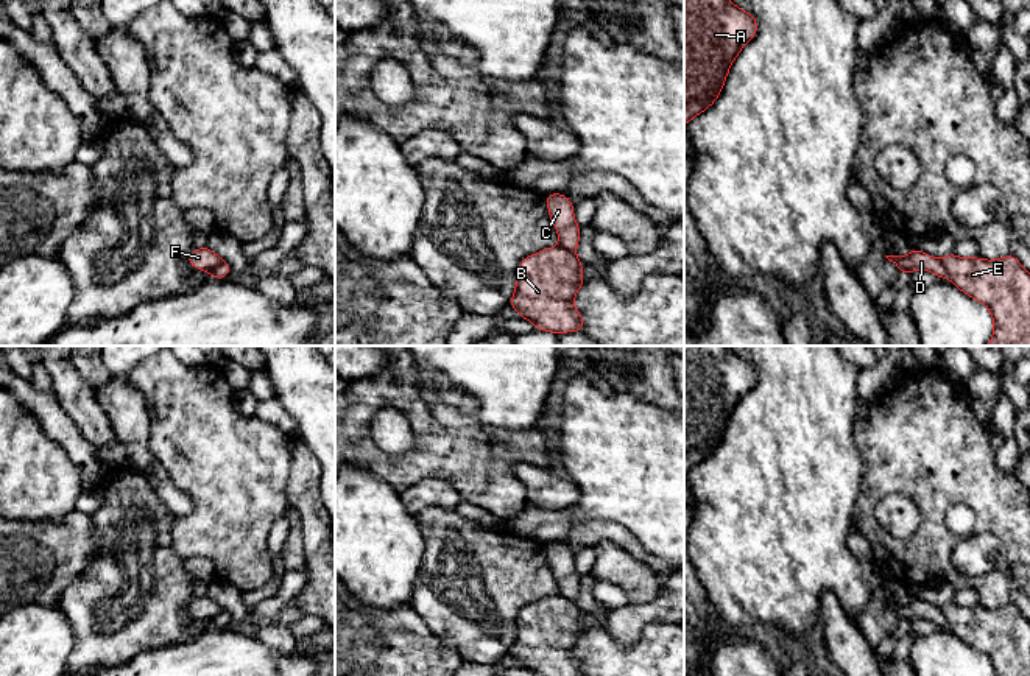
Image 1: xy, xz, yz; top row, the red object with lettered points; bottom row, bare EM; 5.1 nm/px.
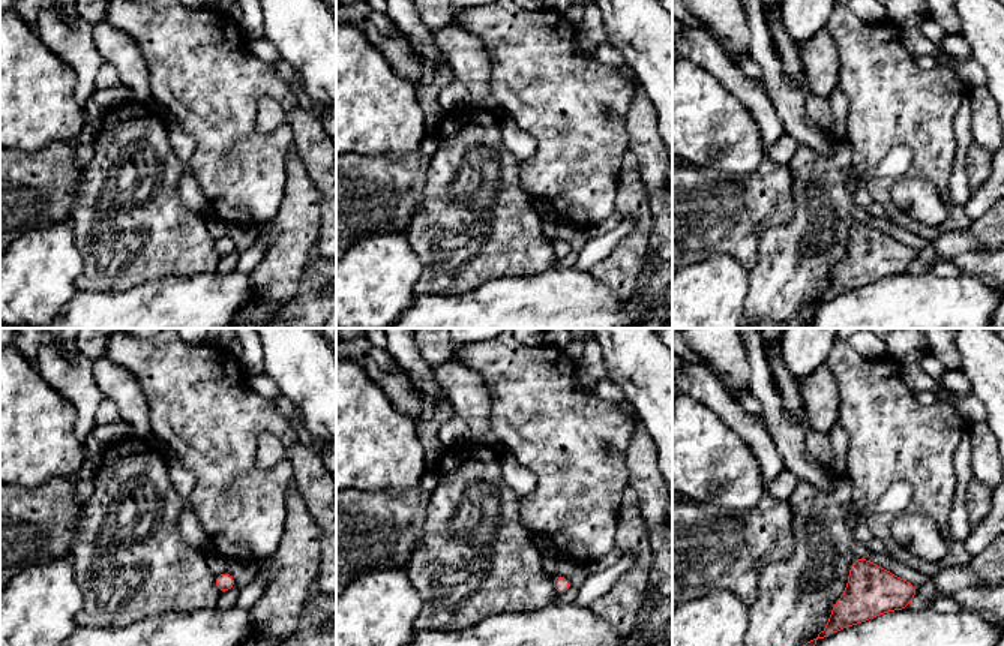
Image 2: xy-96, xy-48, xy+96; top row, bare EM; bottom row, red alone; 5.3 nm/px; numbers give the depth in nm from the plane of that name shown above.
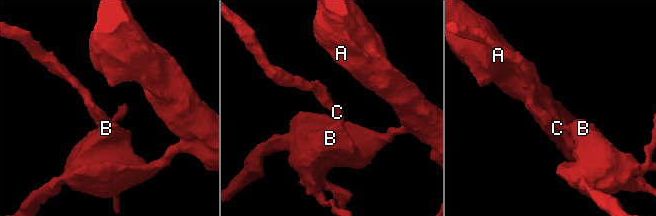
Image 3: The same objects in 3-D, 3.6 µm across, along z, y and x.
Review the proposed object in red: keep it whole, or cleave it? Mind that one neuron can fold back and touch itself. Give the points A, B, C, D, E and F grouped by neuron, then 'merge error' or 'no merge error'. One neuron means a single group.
A B E F / C D; merge error

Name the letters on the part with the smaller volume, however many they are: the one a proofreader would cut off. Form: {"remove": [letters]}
{"remove": ["C", "D"]}

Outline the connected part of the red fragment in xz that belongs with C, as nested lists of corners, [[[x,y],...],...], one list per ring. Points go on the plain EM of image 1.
[[[563,542],[544,544],[549,565],[558,581],[559,595],[569,601],[575,601],[580,590],[581,575],[573,565],[573,551]]]

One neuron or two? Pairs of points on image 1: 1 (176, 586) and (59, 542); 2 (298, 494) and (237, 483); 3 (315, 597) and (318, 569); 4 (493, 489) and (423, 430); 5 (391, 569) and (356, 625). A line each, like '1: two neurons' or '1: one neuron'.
1: two neurons
2: two neurons
3: one neuron
4: one neuron
5: two neurons

